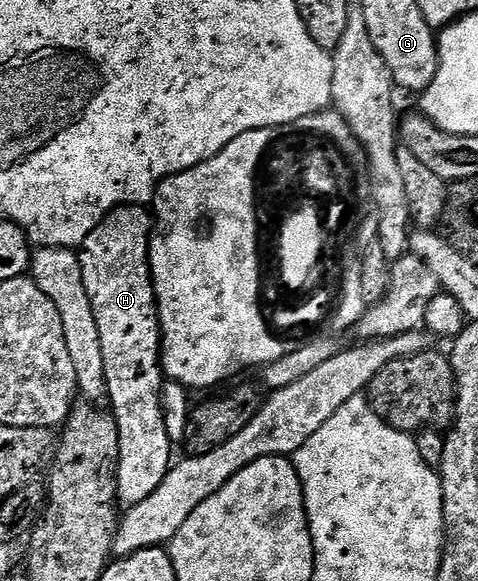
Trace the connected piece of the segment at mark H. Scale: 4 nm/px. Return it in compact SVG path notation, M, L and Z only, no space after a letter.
M140 204L117 206L98 224L90 236L86 236L79 251L82 276L90 304L94 308L94 318L102 340L104 357L104 381L106 396L112 400L110 412L118 424L120 433L120 464L118 466L119 505L127 508L142 504L146 496L158 489L158 484L166 480L174 465L172 442L166 430L164 419L164 384L166 375L162 365L162 335L160 333L160 308L156 304L156 289L152 283L152 266L148 263L148 251L152 244L152 218Z

